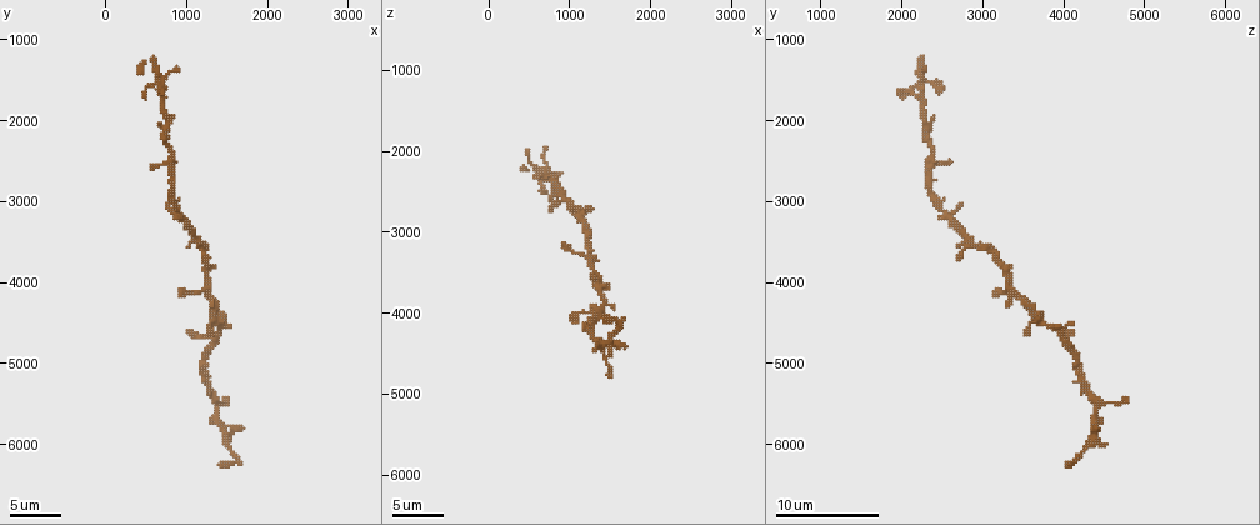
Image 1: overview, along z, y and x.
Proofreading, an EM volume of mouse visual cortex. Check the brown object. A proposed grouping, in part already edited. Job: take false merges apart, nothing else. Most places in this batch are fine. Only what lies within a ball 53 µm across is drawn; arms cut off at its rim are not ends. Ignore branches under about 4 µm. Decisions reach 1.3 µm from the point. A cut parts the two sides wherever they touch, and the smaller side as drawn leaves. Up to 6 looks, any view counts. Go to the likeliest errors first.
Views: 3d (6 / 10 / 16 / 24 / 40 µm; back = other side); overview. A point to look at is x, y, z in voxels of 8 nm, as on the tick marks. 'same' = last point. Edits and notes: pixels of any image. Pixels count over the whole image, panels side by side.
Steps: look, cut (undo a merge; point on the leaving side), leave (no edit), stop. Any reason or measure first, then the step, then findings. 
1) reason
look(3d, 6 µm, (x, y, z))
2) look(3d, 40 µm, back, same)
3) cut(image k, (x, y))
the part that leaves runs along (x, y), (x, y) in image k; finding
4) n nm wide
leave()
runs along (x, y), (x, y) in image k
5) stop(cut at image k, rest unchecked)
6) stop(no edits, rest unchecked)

look(3d, 6 µm, (1300, 3800, 3300))

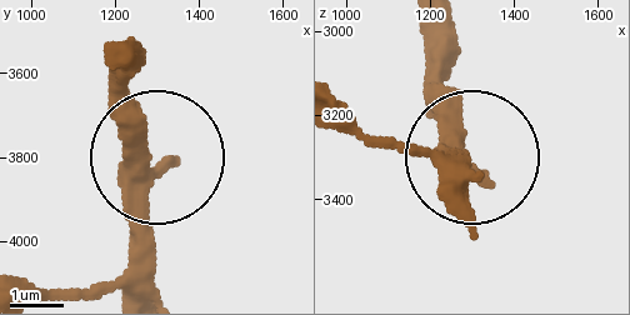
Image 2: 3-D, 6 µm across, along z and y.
440 nm wide
leave()
runs along (133, 168), (151, 171), (141, 288) in image 2; all the same neuron

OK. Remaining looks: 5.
four arms meet
look(3d, 16 µm, (1300, 4700, 3950))

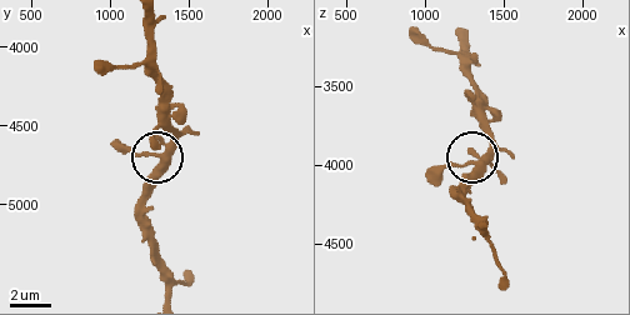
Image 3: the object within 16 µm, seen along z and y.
leave()
continuous, no second neuron

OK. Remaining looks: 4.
thick turns thin
look(3d, 10 µm, (900, 3200, 2550))

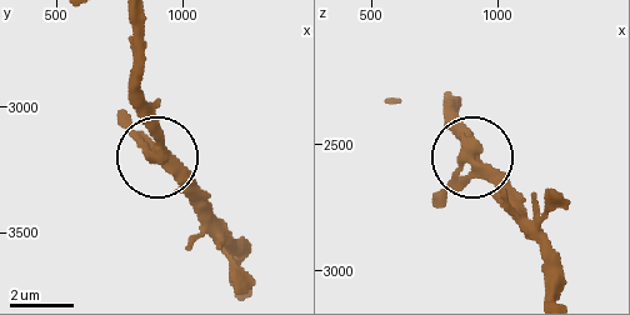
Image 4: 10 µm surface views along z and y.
leave()
one neuron here

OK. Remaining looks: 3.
stop(no edits, rest unchecked)

